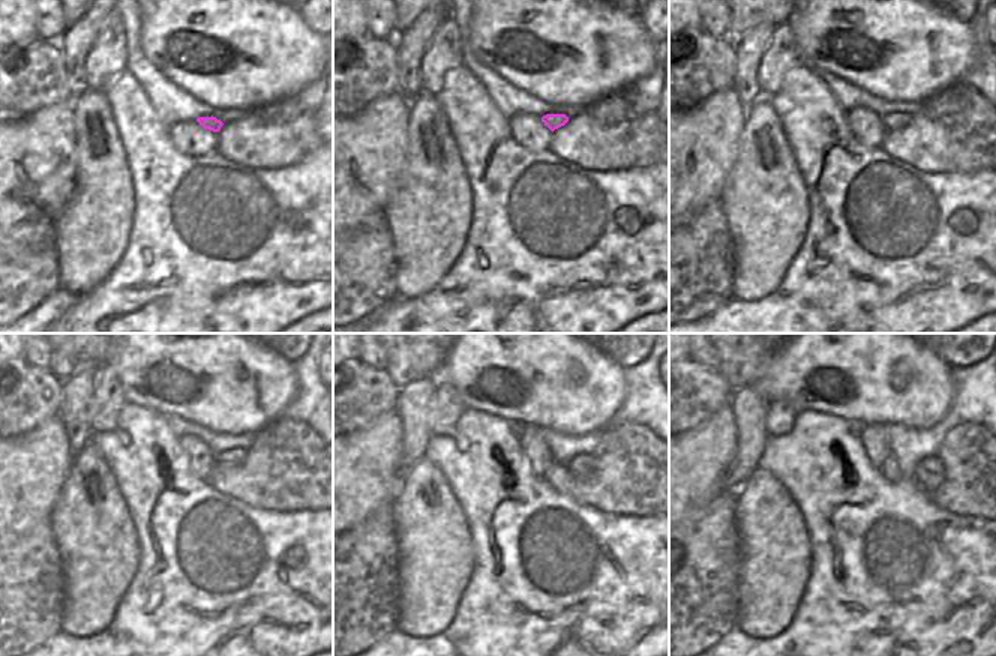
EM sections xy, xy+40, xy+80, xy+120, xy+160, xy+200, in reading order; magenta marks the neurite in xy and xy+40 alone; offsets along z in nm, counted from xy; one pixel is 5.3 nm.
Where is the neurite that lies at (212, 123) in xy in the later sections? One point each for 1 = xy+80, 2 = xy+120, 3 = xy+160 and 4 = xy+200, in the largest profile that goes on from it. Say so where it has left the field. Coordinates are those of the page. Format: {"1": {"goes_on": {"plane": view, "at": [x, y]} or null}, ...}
{"1": {"goes_on": {"plane": "xy+80", "at": [891, 122]}}, "2": {"goes_on": {"plane": "xy+120", "at": [234, 457]}}, "3": {"goes_on": {"plane": "xy+160", "at": [584, 466]}}, "4": {"goes_on": {"plane": "xy+200", "at": [929, 472]}}}

